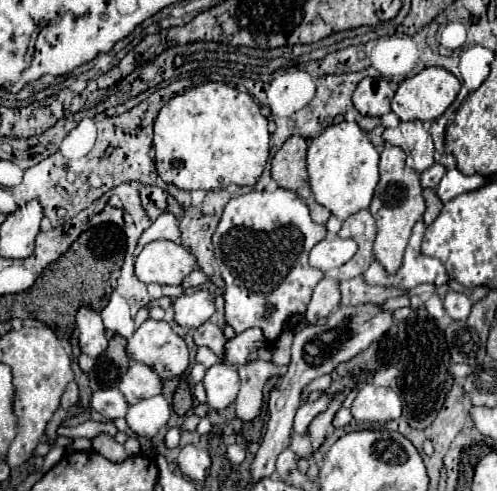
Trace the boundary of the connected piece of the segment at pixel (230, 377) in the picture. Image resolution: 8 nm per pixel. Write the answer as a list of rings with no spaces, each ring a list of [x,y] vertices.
[[[219,362],[207,370],[203,384],[207,390],[207,404],[211,408],[227,408],[237,398],[239,374],[233,366]]]

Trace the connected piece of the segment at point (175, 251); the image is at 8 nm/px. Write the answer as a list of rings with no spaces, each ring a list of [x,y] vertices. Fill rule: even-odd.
[[[155,240],[135,258],[135,274],[145,284],[181,284],[195,264],[197,258],[187,246],[169,240]]]

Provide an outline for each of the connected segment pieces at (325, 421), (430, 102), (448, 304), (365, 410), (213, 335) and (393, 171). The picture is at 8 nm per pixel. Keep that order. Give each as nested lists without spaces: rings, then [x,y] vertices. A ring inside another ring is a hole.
[[[343,392],[339,394],[337,400],[331,402],[331,408],[329,408],[327,412],[319,414],[319,416],[311,422],[311,426],[309,426],[309,436],[311,436],[311,440],[313,440],[313,450],[317,450],[317,448],[321,446],[321,442],[325,440],[327,430],[331,428],[331,420],[333,420],[333,416],[335,416],[335,412],[337,412],[337,408],[339,408],[341,402],[343,402]]]
[[[431,66],[421,70],[419,74],[405,78],[399,84],[399,90],[395,92],[395,98],[391,100],[391,110],[401,118],[401,120],[437,120],[455,100],[455,96],[459,94],[461,82],[457,80],[457,76],[453,76],[449,70],[439,68],[439,66]]]
[[[449,292],[443,300],[443,306],[445,306],[445,312],[453,318],[453,320],[465,320],[471,312],[471,300],[467,300],[465,294],[459,294],[459,292]]]
[[[363,384],[353,400],[353,418],[369,422],[387,422],[401,416],[401,398],[391,388]]]
[[[203,322],[199,328],[193,330],[193,340],[197,346],[207,346],[211,348],[219,358],[223,356],[223,344],[225,344],[225,336],[223,330],[213,324],[213,322]]]
[[[387,146],[381,152],[379,160],[379,172],[381,180],[375,190],[373,202],[371,202],[371,214],[377,222],[377,238],[375,238],[375,258],[387,268],[387,272],[397,272],[399,264],[403,260],[403,252],[407,246],[407,240],[411,236],[411,228],[417,220],[423,218],[425,212],[425,200],[421,196],[423,188],[419,184],[419,174],[405,164],[405,152],[397,146]]]

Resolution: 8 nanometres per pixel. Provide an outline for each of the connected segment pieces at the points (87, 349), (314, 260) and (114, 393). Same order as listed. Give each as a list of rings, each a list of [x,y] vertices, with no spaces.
[[[81,308],[77,312],[77,330],[79,330],[79,346],[91,358],[97,358],[107,350],[105,328],[101,316],[91,308]]]
[[[325,238],[319,244],[313,246],[309,254],[309,264],[319,268],[321,272],[327,272],[331,268],[343,266],[351,256],[357,252],[357,244],[351,238]]]
[[[107,388],[107,390],[97,390],[91,398],[91,408],[97,410],[101,416],[115,420],[127,414],[127,400],[119,392],[119,388]]]

